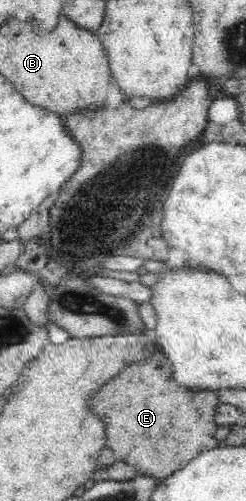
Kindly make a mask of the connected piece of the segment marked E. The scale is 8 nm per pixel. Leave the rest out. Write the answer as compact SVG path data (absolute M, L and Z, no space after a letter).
M159 345L153 356L143 360L143 368L129 366L122 370L91 398L89 404L99 412L105 424L107 446L129 466L135 466L138 475L153 476L159 482L179 470L179 466L185 466L203 452L203 448L211 450L223 444L215 438L219 427L214 419L221 404L219 396L177 386Z

